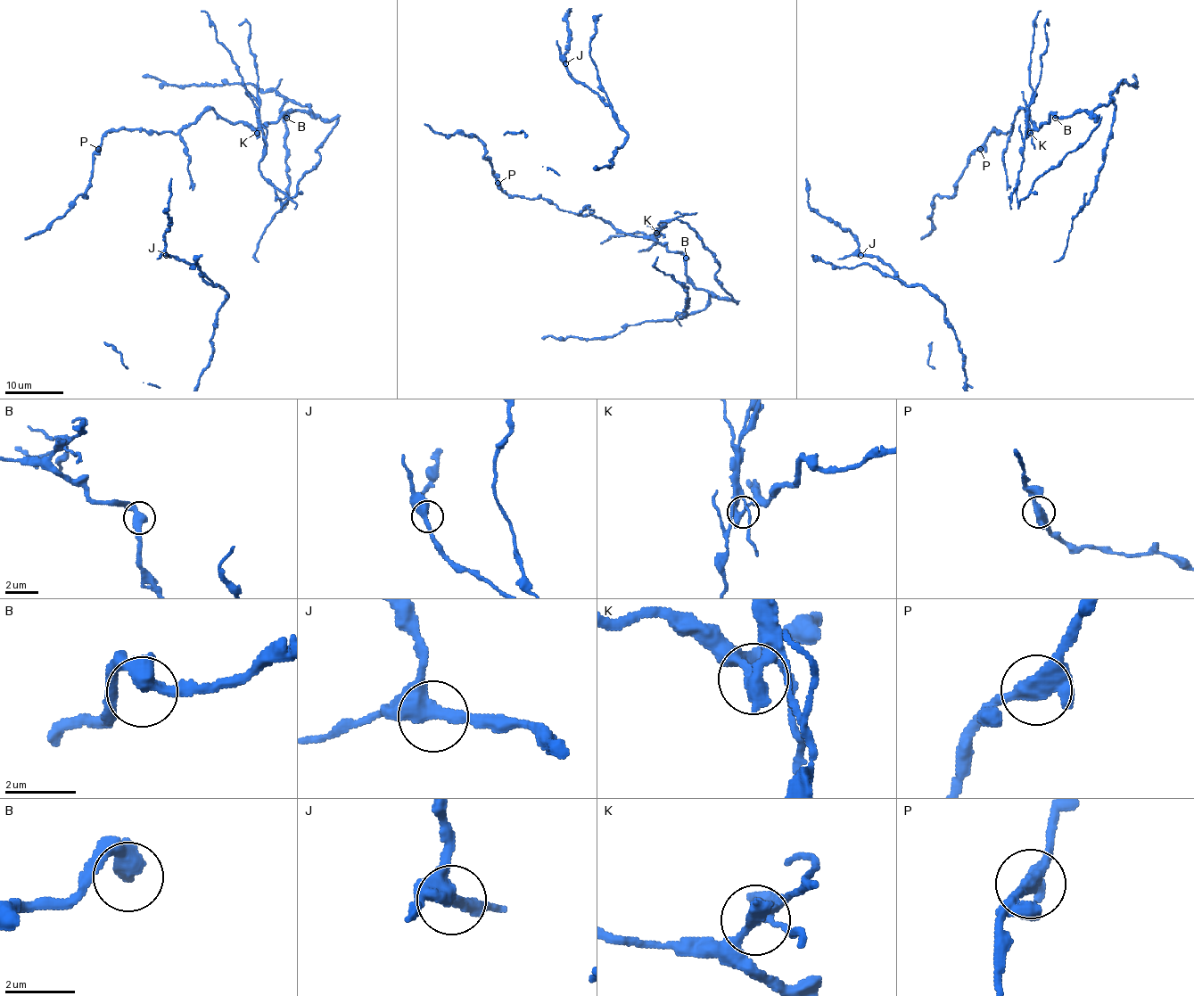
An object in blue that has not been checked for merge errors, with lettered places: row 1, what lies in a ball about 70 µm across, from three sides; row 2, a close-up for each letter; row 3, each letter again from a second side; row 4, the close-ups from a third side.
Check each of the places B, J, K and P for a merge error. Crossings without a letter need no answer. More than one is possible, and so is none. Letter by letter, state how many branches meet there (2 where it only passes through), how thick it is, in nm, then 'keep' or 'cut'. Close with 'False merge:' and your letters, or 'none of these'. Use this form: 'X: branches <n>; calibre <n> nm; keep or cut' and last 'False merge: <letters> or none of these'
B: branches 2; calibre 400 nm; keep
J: branches 3; calibre 360 nm; keep
K: branches 2; calibre 360 nm; cut
P: branches 2; calibre 460 nm; keep
False merge: K

